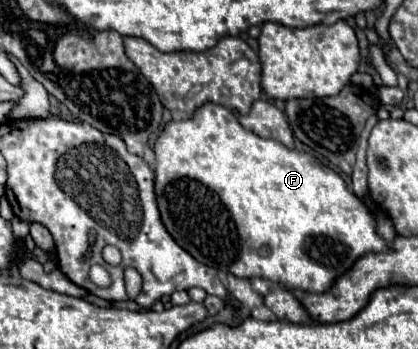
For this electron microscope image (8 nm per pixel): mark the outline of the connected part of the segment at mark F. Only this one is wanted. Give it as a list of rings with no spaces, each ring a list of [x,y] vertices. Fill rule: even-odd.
[[[204,103],[192,119],[168,123],[154,153],[156,199],[166,229],[194,259],[214,269],[246,279],[262,277],[284,283],[288,289],[326,293],[362,255],[392,251],[390,243],[376,231],[376,217],[334,169],[320,165],[318,159],[314,163],[314,157],[306,151],[288,149],[280,141],[254,135],[238,123],[230,109],[218,103]]]

